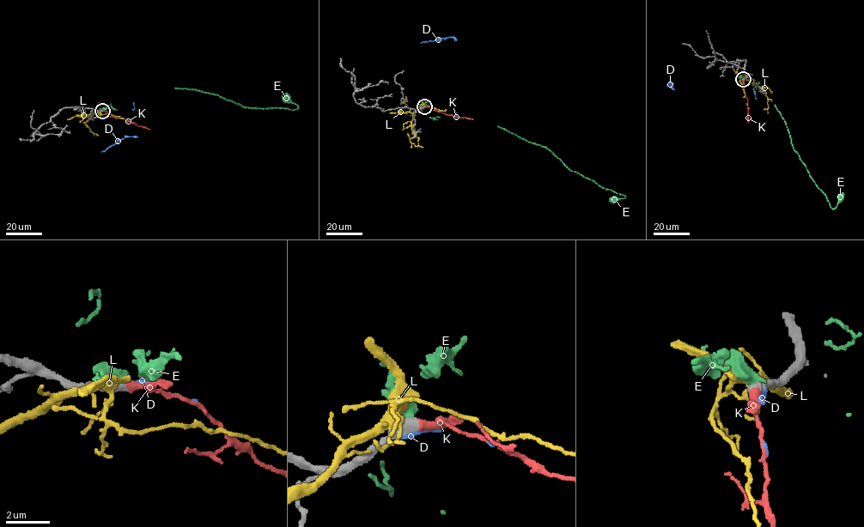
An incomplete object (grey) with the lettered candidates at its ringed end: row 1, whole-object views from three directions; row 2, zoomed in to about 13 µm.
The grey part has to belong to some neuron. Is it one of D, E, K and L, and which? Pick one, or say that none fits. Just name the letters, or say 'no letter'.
K

